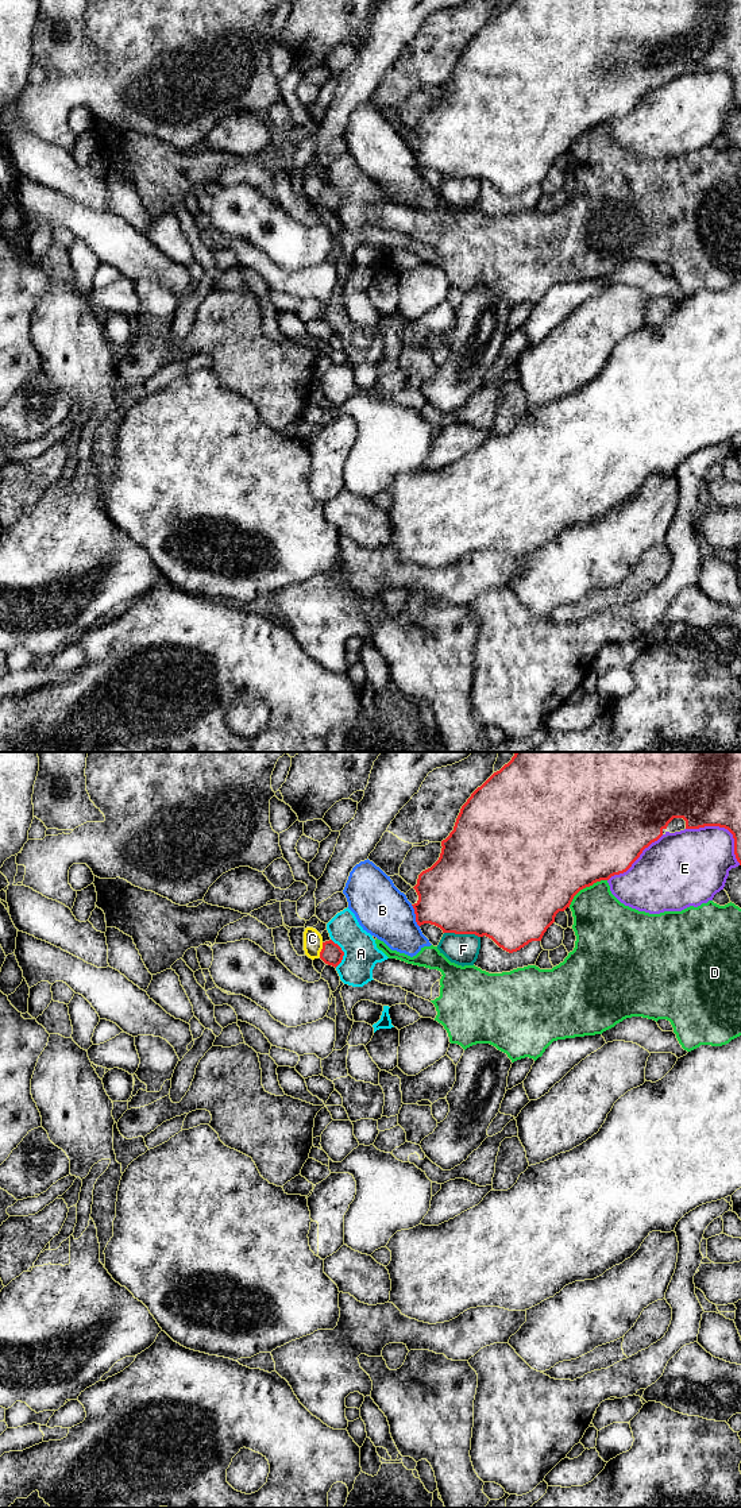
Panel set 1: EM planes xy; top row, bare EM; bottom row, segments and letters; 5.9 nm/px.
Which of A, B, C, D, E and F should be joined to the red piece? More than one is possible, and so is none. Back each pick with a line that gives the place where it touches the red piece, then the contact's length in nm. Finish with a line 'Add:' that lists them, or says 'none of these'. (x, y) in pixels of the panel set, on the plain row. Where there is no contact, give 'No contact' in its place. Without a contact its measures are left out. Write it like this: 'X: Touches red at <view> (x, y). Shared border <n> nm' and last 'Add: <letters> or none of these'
Add: none of these

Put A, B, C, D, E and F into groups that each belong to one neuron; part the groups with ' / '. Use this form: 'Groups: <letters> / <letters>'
Groups: A / B / C / D / E / F

